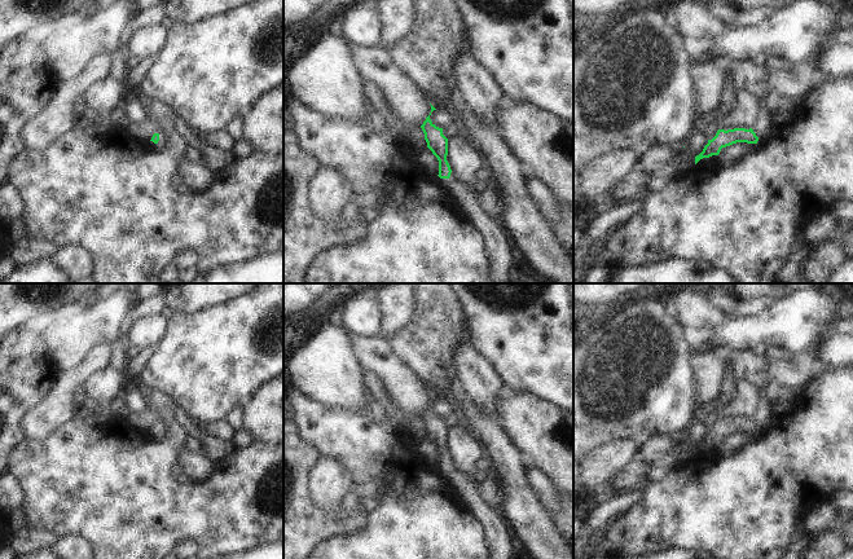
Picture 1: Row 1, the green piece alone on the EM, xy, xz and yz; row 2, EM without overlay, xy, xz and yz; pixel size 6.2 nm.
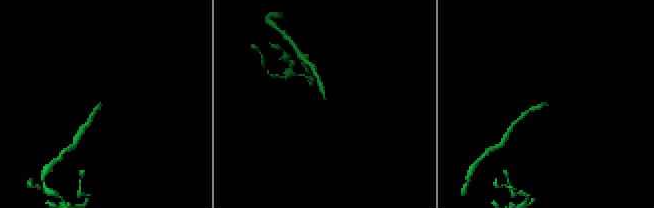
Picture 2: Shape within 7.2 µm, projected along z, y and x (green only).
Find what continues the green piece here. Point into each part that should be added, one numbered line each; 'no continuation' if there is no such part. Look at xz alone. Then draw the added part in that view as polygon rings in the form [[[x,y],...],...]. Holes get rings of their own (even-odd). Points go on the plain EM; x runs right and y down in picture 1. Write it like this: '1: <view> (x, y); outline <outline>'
1: xz (495, 533); outline [[[452,467],[440,468],[440,476],[450,484],[450,489],[484,528],[484,538],[491,559],[510,559],[513,555],[505,520],[479,497],[471,479]]]

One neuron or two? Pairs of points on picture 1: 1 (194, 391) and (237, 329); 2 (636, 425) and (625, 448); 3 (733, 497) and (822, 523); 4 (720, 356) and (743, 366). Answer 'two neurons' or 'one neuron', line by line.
1: one neuron
2: two neurons
3: two neurons
4: two neurons

